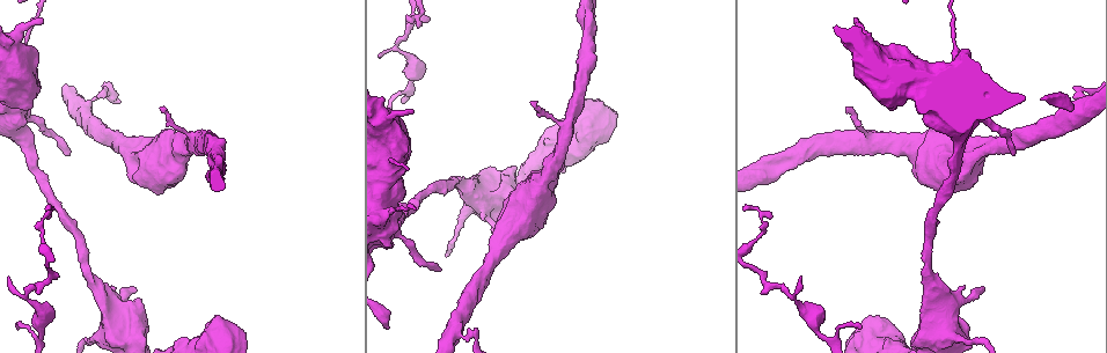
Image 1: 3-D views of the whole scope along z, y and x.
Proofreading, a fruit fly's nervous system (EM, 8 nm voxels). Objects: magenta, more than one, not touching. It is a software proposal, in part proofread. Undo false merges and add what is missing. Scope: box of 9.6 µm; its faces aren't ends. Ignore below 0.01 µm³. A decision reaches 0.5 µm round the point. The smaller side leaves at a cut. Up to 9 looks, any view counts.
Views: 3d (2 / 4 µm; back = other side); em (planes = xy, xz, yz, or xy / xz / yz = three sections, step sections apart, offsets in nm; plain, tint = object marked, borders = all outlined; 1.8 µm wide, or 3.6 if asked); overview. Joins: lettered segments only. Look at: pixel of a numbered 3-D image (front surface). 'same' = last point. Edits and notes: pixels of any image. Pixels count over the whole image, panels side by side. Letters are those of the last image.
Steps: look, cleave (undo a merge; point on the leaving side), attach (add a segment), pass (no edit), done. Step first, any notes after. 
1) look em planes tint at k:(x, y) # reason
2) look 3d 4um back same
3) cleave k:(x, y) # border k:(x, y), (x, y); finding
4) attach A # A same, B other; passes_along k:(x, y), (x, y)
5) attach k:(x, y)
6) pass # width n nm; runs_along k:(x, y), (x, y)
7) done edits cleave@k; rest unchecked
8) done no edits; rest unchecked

look 3d 4um at 1:(439, 266) # thin end

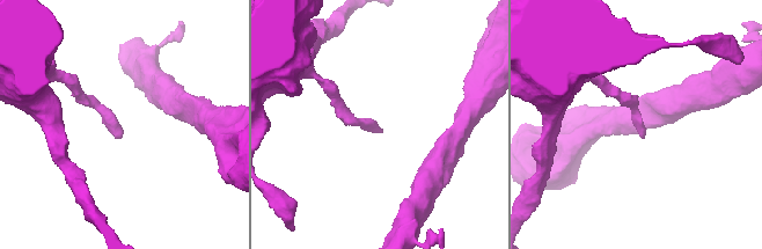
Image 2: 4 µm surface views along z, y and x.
look em xz step 16 tint at 2:(640, 136) # need the tissue

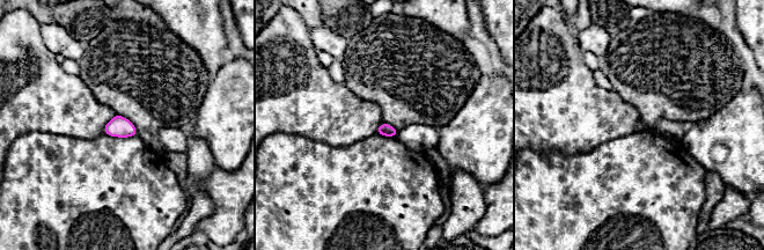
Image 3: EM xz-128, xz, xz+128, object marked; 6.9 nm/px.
look em planes borders same # cut it another way

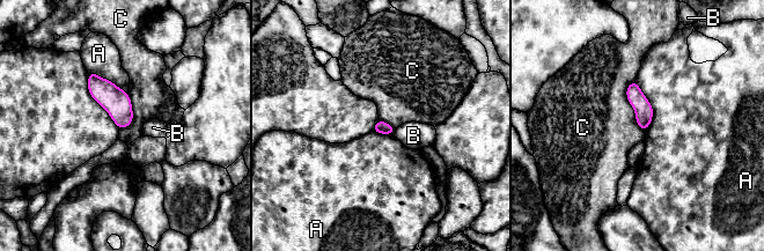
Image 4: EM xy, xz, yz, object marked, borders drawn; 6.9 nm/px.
pass # A other, B other, C other; border 4:(634, 80), (626, 100), (644, 131); none of them fits

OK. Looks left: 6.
look 3d 4um at 1:(972, 114) # thick turns thin

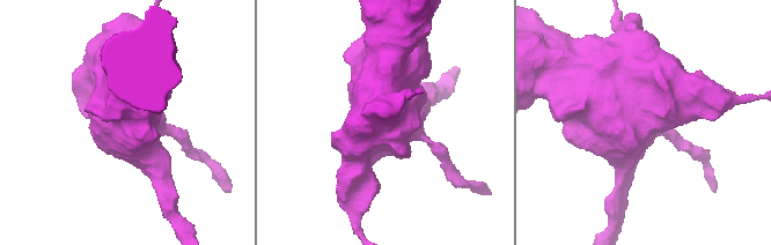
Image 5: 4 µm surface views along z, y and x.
look em 3.6um planes plain same # now the EM

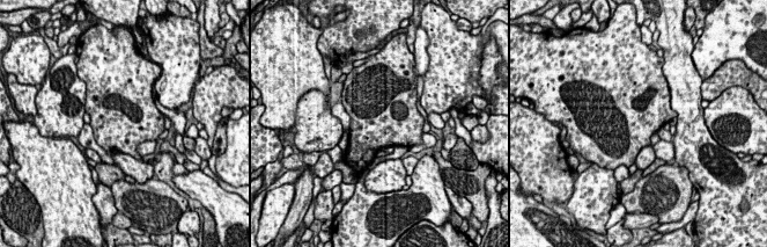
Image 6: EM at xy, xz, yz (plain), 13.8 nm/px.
look em 3.6um planes borders same

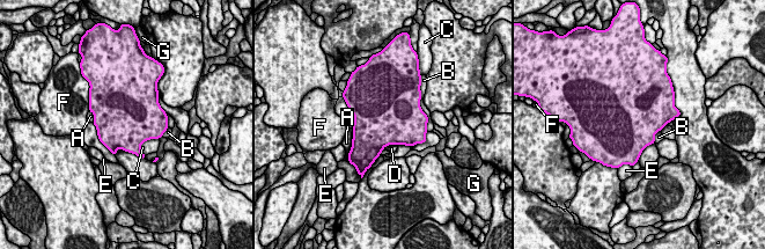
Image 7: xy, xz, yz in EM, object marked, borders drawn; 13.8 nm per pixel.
pass # A other, B other, C other, D other, E other, F other, G other; border 7:(660, 130), (654, 137), (654, 143); continuous, no second neuron

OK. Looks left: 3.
look em planes tint at 1:(981, 286) # free end

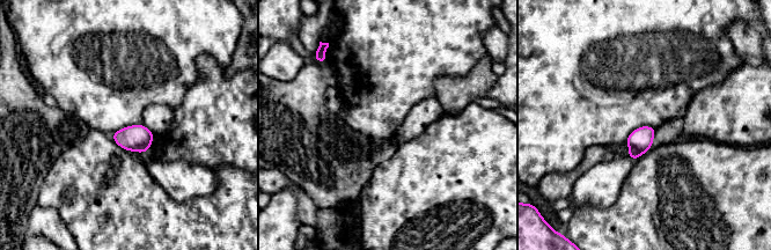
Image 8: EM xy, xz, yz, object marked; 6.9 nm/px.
look em planes borders same

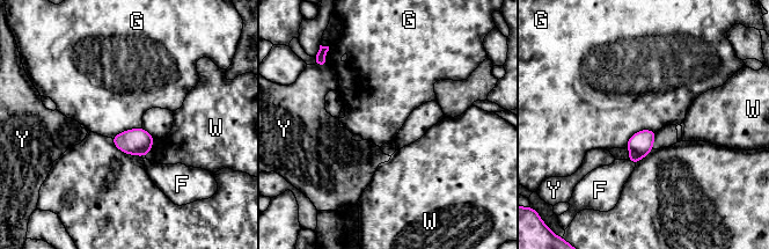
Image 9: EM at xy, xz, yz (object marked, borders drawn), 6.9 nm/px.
pass # F other, G other, W other, Y other; border 9:(656, 131), (638, 130), (625, 146); no lettered segment goes on from it

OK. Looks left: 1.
done no edits; rest unchecked

